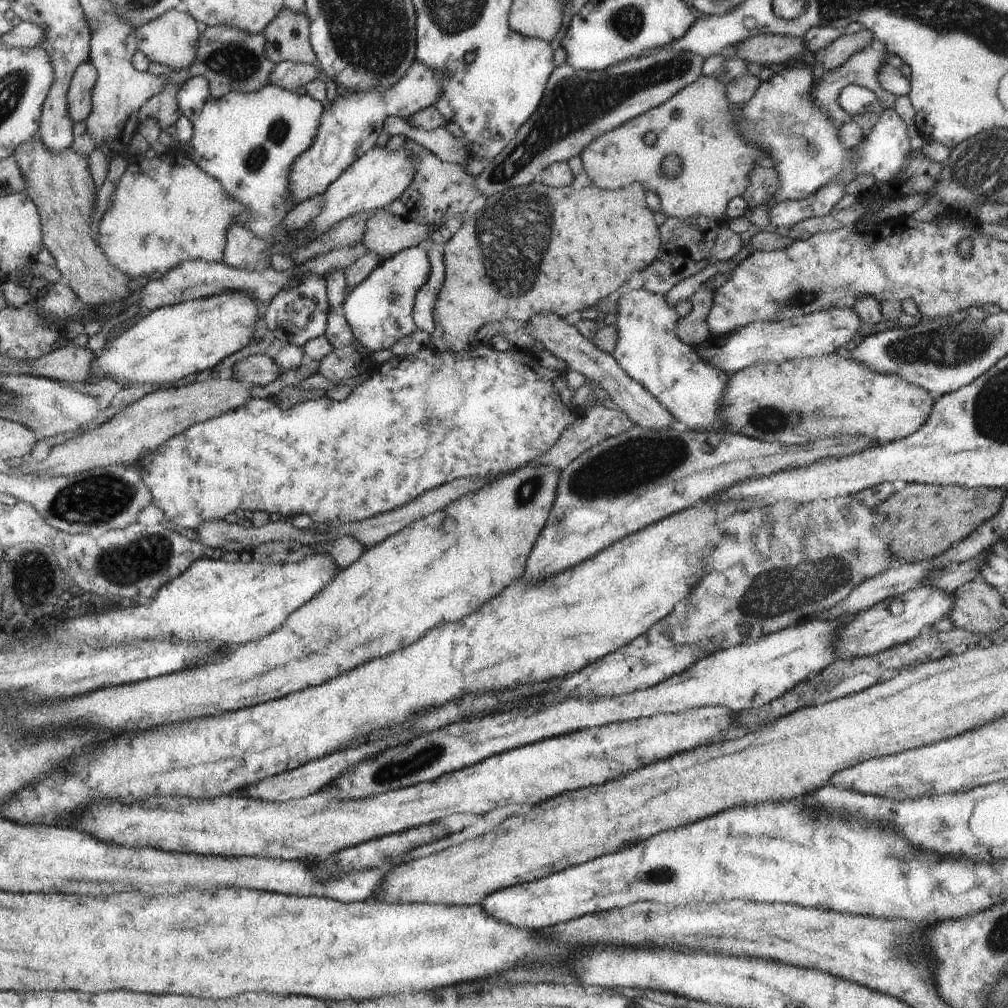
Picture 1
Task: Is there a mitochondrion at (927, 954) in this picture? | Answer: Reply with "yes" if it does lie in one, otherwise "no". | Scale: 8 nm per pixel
no

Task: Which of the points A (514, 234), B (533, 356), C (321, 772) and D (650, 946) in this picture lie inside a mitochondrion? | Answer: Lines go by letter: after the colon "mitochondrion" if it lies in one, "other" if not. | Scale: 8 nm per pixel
A: mitochondrion
B: other
C: other
D: other

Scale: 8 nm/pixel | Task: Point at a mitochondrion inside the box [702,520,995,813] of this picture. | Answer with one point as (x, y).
(779, 593)

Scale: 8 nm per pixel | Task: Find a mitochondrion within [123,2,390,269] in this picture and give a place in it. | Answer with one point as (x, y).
(236, 57)

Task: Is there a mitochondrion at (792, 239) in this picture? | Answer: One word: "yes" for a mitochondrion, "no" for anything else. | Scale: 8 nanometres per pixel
no

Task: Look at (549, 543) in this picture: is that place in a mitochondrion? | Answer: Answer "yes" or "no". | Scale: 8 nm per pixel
no

